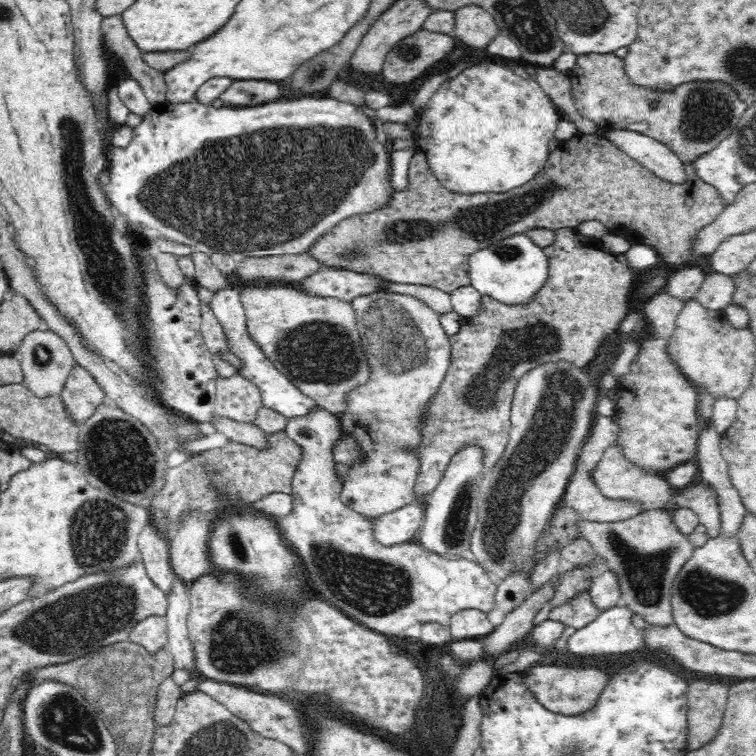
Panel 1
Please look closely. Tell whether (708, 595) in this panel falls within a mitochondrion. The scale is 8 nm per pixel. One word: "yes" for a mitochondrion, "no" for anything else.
yes

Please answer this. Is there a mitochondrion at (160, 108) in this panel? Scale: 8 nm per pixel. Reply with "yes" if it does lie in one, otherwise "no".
no

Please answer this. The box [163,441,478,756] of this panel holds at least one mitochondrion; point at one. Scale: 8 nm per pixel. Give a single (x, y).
(376, 588)

